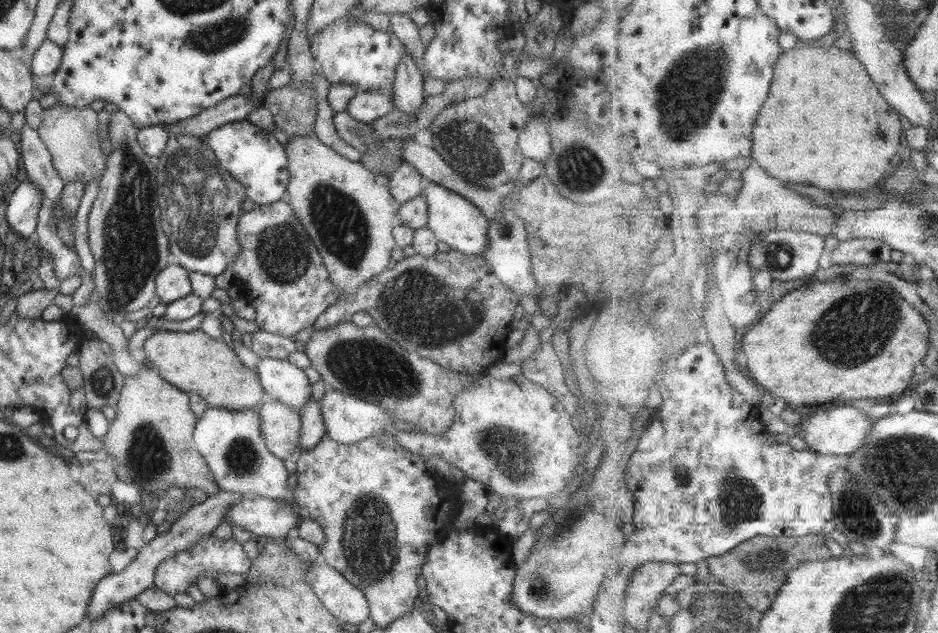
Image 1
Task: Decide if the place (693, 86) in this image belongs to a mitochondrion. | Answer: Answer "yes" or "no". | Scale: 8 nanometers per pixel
yes

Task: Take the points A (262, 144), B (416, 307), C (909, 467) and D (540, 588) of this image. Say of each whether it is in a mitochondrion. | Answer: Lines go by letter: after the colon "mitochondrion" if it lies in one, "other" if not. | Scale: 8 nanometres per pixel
A: other
B: mitochondrion
C: mitochondrion
D: mitochondrion

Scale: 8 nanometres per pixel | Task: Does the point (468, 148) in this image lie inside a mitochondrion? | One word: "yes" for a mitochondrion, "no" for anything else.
yes

